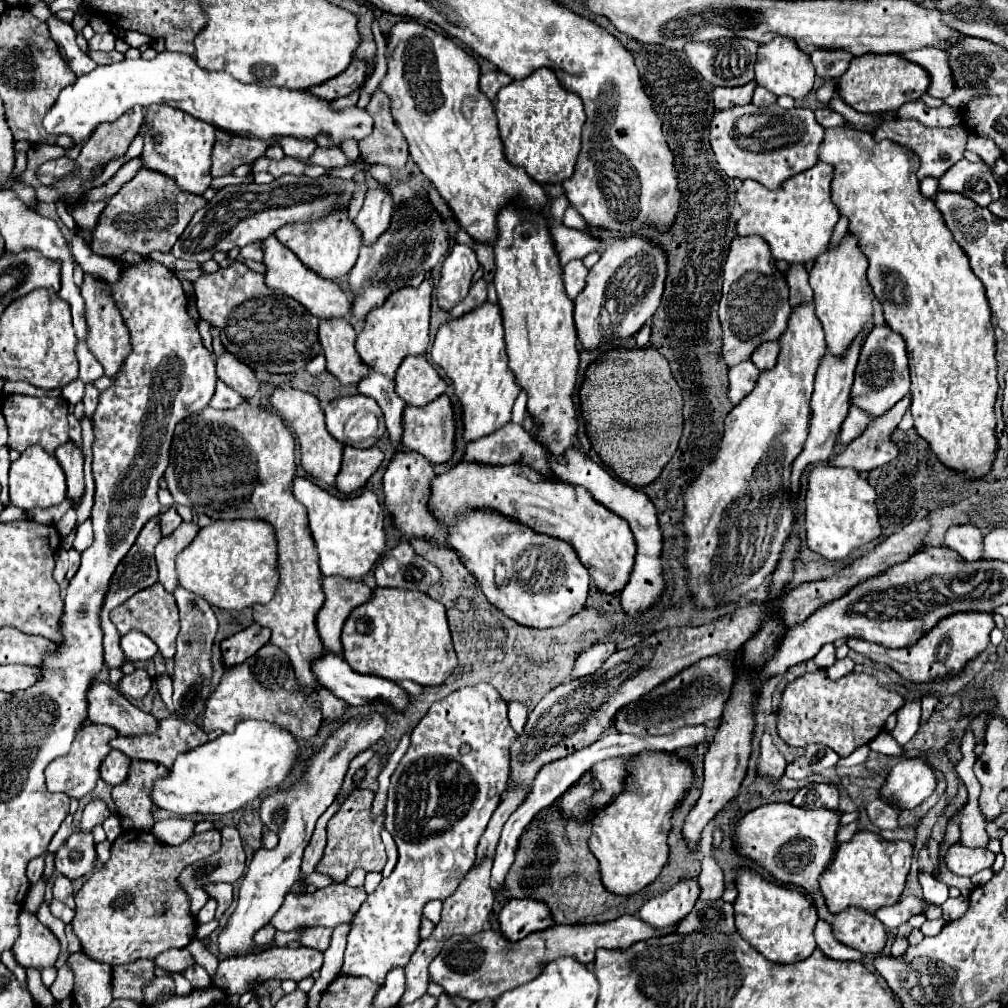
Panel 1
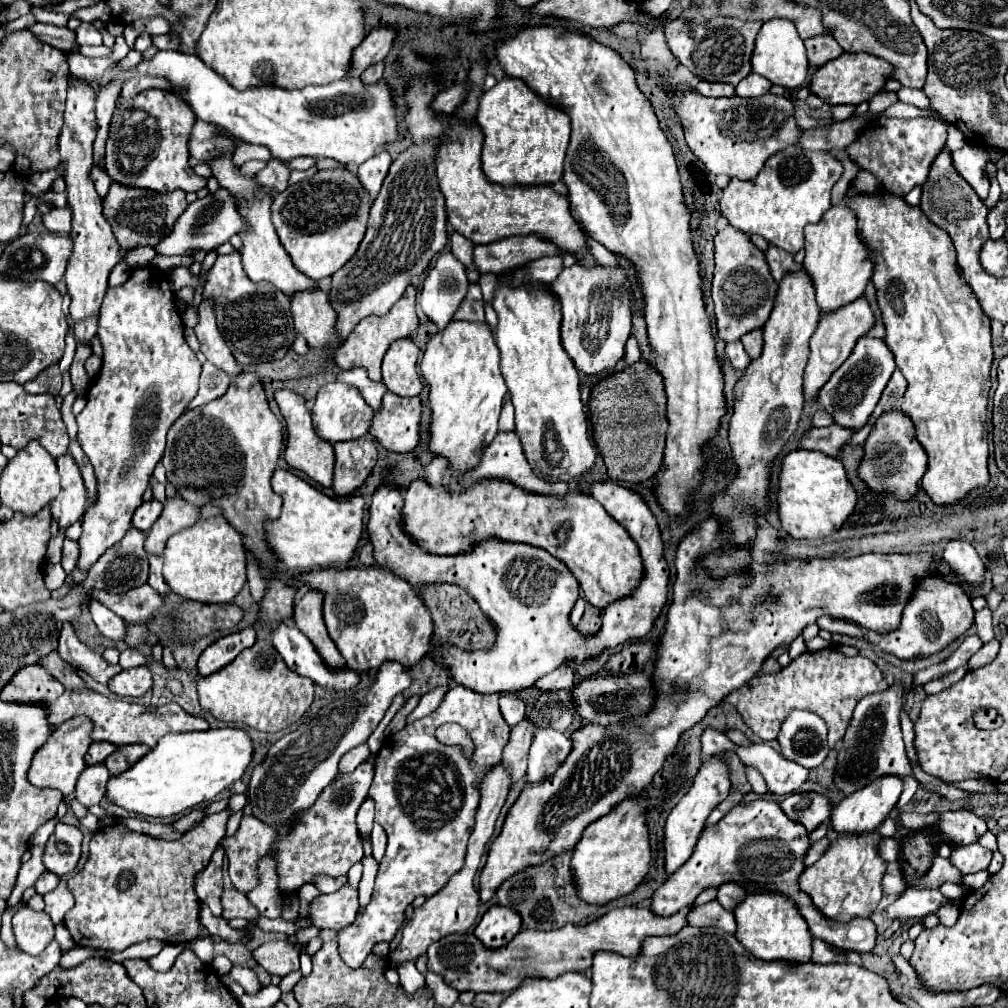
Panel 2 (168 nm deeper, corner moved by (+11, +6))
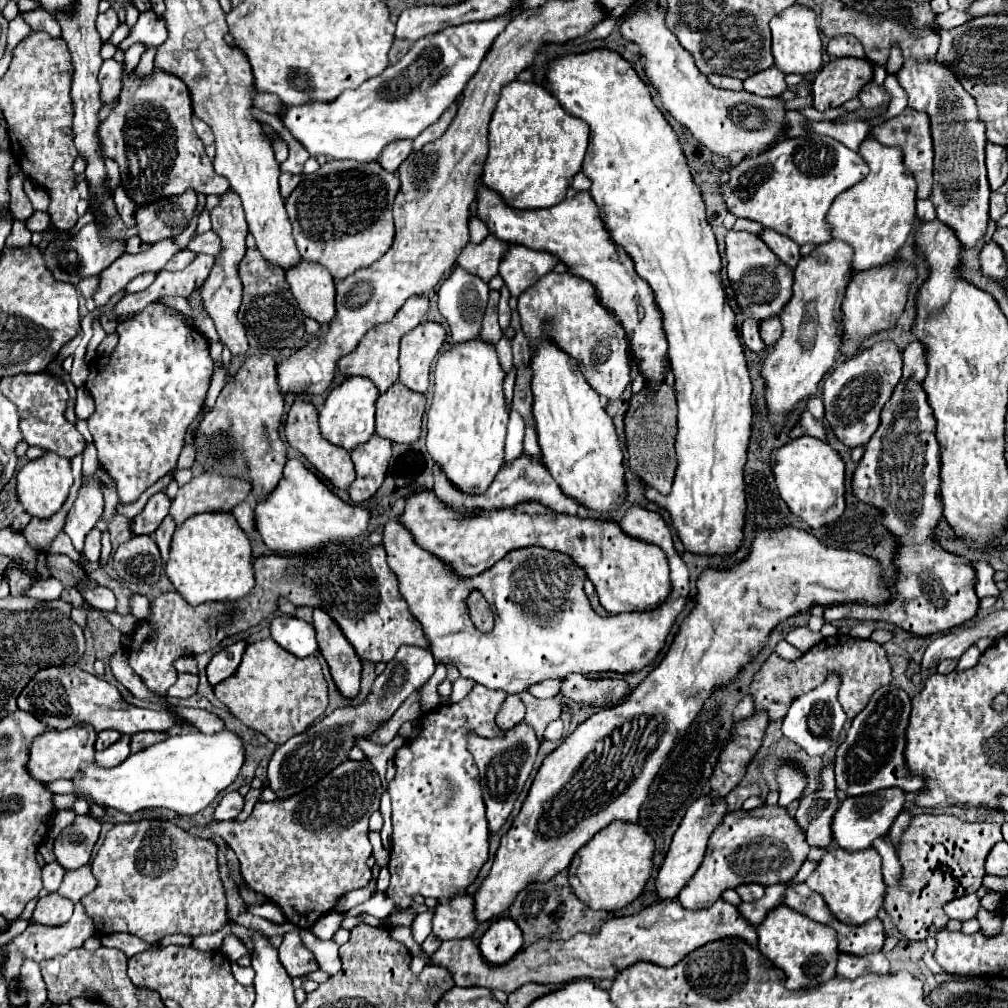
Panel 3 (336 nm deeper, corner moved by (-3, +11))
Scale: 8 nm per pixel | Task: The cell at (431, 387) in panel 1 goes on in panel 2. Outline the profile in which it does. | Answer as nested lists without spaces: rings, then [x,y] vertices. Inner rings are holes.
[[[398,339],[390,345],[382,363],[382,381],[388,391],[400,397],[414,397],[422,391],[422,381],[416,373],[418,353],[420,349],[412,339]]]

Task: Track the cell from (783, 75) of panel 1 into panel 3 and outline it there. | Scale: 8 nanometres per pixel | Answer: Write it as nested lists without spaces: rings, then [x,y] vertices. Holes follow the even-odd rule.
[[[794,4],[770,20],[774,64],[784,74],[814,74],[822,66],[822,40],[814,10]]]

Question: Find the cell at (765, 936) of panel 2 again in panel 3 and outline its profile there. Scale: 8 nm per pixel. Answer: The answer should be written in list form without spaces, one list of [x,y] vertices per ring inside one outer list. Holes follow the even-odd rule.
[[[780,904],[756,926],[758,932],[758,950],[780,970],[786,974],[786,988],[802,990],[820,986],[824,980],[830,980],[836,974],[836,960],[838,960],[838,940],[832,928],[812,922],[808,916],[794,912]]]

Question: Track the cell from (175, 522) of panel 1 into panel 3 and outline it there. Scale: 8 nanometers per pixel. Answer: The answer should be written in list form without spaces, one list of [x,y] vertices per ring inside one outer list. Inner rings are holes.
[[[164,492],[154,494],[144,506],[144,510],[130,522],[130,530],[134,534],[152,534],[162,524],[164,516],[168,514],[168,508],[170,508],[170,498]]]

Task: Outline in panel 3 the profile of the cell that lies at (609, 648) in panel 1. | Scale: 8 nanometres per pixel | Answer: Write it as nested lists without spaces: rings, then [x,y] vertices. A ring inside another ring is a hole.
[[[554,678],[554,680],[544,680],[544,682],[534,684],[528,692],[536,698],[552,698],[552,696],[558,696],[560,686],[562,686],[562,680]]]

